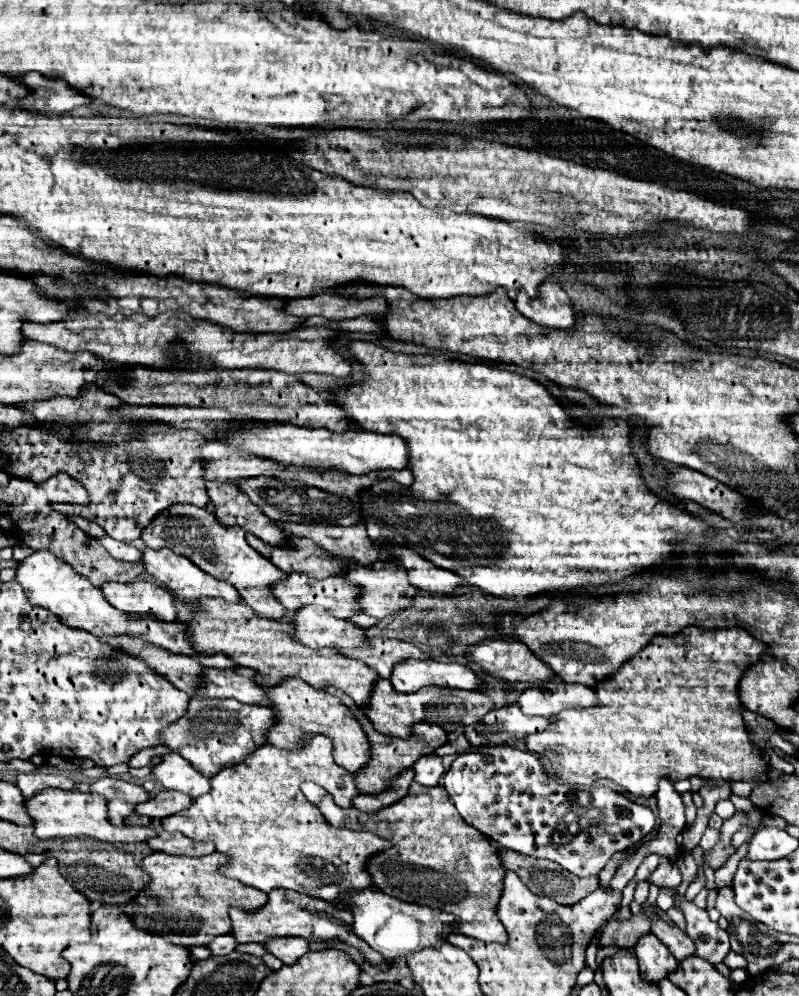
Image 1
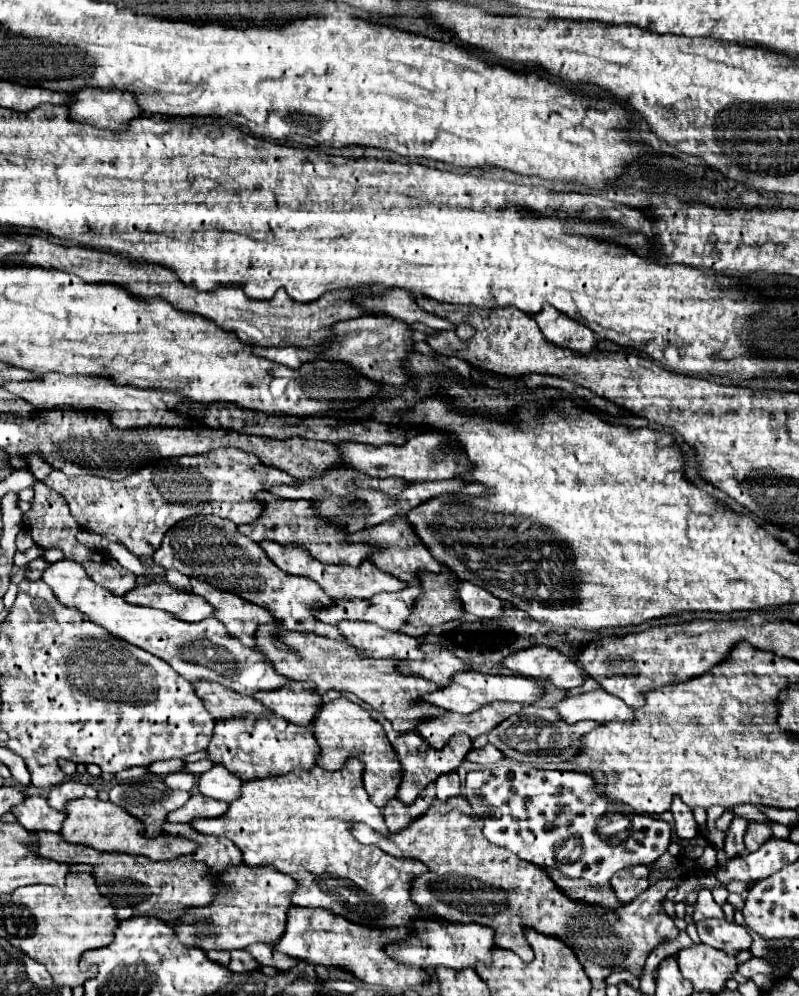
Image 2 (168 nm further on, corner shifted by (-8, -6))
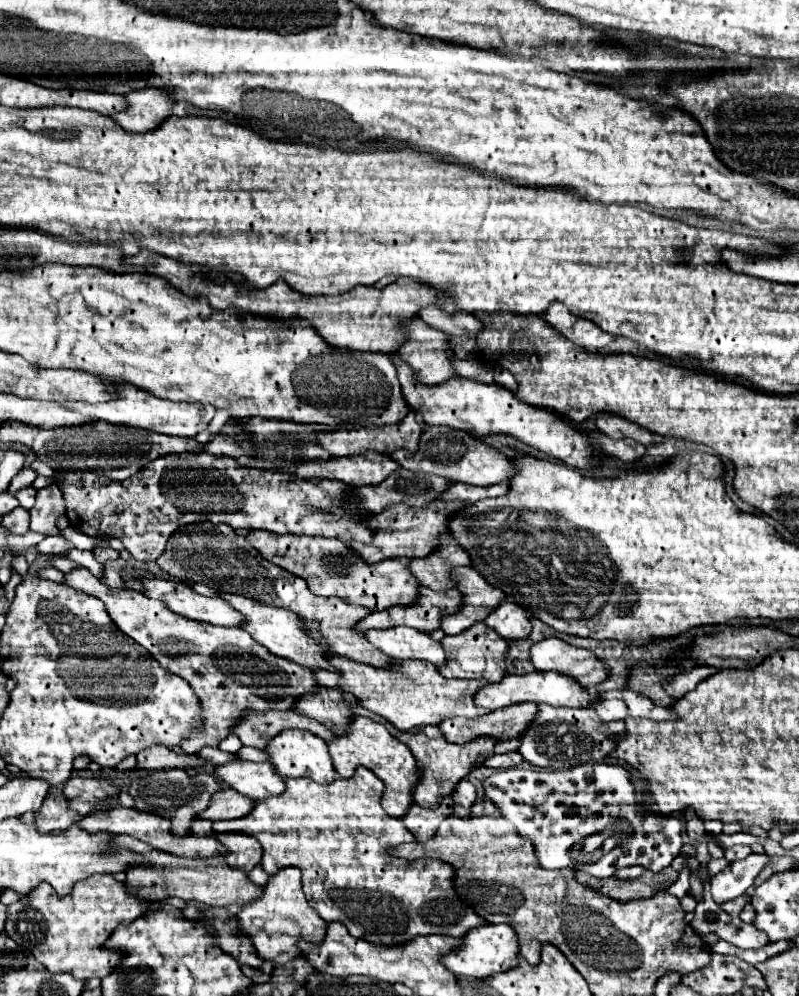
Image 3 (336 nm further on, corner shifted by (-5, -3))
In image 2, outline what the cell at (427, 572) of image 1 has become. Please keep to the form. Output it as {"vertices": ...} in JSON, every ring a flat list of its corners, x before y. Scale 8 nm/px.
{"vertices":[[457,582,457,592,463,602,465,612,475,614,485,620,493,620,493,618,503,616,503,600,495,598,485,588,475,586,471,582]]}

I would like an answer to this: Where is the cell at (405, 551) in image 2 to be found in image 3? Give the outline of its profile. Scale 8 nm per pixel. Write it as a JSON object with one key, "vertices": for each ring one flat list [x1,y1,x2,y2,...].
{"vertices":[[446,545,436,549,434,553,418,559,410,559,410,571,422,587,428,589,450,589,454,587,450,579,450,571,458,565,470,565,470,557,458,545]]}

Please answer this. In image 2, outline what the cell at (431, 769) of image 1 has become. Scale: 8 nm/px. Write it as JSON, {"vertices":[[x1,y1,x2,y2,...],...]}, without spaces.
{"vertices":[[457,772,443,774,435,782,435,786,437,786,437,798,441,798,441,800,447,800,447,798,453,798,453,796,461,794,461,782,459,782]]}

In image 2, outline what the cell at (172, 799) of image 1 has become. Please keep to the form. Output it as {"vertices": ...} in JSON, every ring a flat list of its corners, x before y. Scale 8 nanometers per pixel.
{"vertices":[[193,794,191,800,169,814,169,822,191,822,197,818,219,818,221,814,225,814,225,810,229,810,229,802,217,802,213,798,205,798,201,794]]}

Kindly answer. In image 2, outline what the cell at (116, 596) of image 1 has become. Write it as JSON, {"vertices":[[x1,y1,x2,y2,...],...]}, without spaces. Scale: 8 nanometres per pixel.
{"vertices":[[169,584,135,586,125,594,125,600,129,604,173,612,177,618,185,622,199,622,203,618,213,616,213,606,209,606,205,598,197,598,197,594,177,590]]}

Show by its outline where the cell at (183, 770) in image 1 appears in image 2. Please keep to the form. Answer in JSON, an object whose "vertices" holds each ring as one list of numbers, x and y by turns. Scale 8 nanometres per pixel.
{"vertices":[[213,766,209,772,199,776,199,792,207,798,233,802,233,798,241,796,241,778,229,774,225,766]]}

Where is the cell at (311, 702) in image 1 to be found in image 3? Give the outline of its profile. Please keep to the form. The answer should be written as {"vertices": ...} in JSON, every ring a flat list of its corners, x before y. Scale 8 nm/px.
{"vertices":[[354,715,352,721,346,725,346,733,336,735,328,743,328,751,332,757,334,769,340,777,350,777,358,765,364,765,374,775,378,775,378,779,382,779,382,783,386,783,380,801,382,801,382,809,388,815,398,817,398,815,402,815,402,811,406,811,406,803,412,803,410,787,414,785,414,779,418,779,414,757,410,755,410,749,404,743,400,743,398,739,394,739,382,723,376,723,370,717]]}

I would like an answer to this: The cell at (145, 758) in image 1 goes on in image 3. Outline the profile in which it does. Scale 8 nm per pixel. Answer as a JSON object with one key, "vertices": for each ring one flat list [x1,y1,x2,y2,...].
{"vertices":[[230,734,218,746,220,750,231,753,237,753,241,747,242,747,241,741,234,734]]}

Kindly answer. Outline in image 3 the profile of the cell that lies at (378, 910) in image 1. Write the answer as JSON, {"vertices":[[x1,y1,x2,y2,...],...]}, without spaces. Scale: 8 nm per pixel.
{"vertices":[[482,925,482,927,470,929,460,939,460,945,454,947,450,953,444,953,440,959,442,959,442,965,456,975,484,979,484,977,490,977,490,975,496,975,500,971,508,971,508,969,516,967,518,965,516,955,518,955,518,943,516,943,516,935,514,935,512,927]]}

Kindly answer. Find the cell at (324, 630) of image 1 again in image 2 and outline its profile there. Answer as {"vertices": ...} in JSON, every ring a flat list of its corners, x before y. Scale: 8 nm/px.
{"vertices":[[341,622,339,624,347,644,355,646,361,654,371,658,399,658,399,660,423,660,419,642,405,632,391,632,377,624,365,622]]}

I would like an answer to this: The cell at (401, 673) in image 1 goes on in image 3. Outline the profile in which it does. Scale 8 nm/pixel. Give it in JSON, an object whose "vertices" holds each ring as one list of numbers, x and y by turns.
{"vertices":[[534,671,526,675,506,675,498,683,488,683,478,689,474,695,474,705,484,707,486,711,494,711,498,707,522,703,522,701,532,701,532,703,546,703,546,705,562,705,562,707,584,707,592,703,596,695,588,693,584,687,578,687,574,679,566,679,566,675,558,675,558,671]]}

